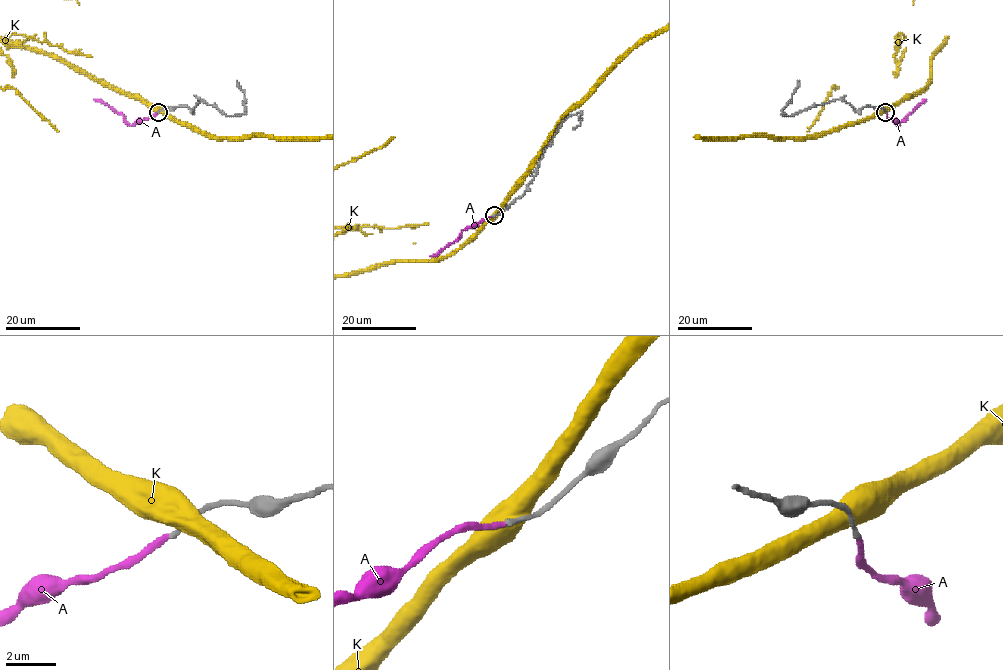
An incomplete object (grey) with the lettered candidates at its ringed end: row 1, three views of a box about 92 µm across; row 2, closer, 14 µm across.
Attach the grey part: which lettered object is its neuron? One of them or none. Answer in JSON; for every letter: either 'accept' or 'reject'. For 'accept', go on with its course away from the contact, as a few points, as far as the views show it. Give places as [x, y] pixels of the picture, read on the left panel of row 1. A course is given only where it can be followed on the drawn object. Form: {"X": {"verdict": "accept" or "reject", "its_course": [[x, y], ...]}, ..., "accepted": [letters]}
{"A": {"verdict": "reject"}, "K": {"verdict": "reject"}, "accepted": []}

